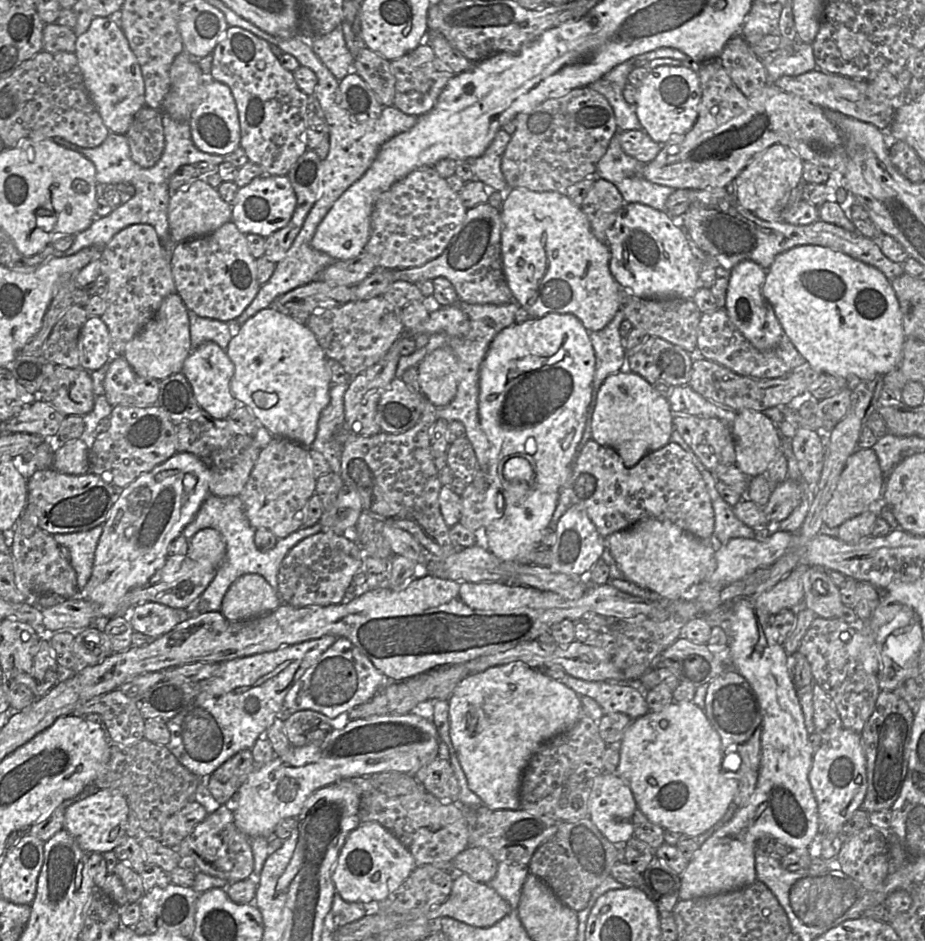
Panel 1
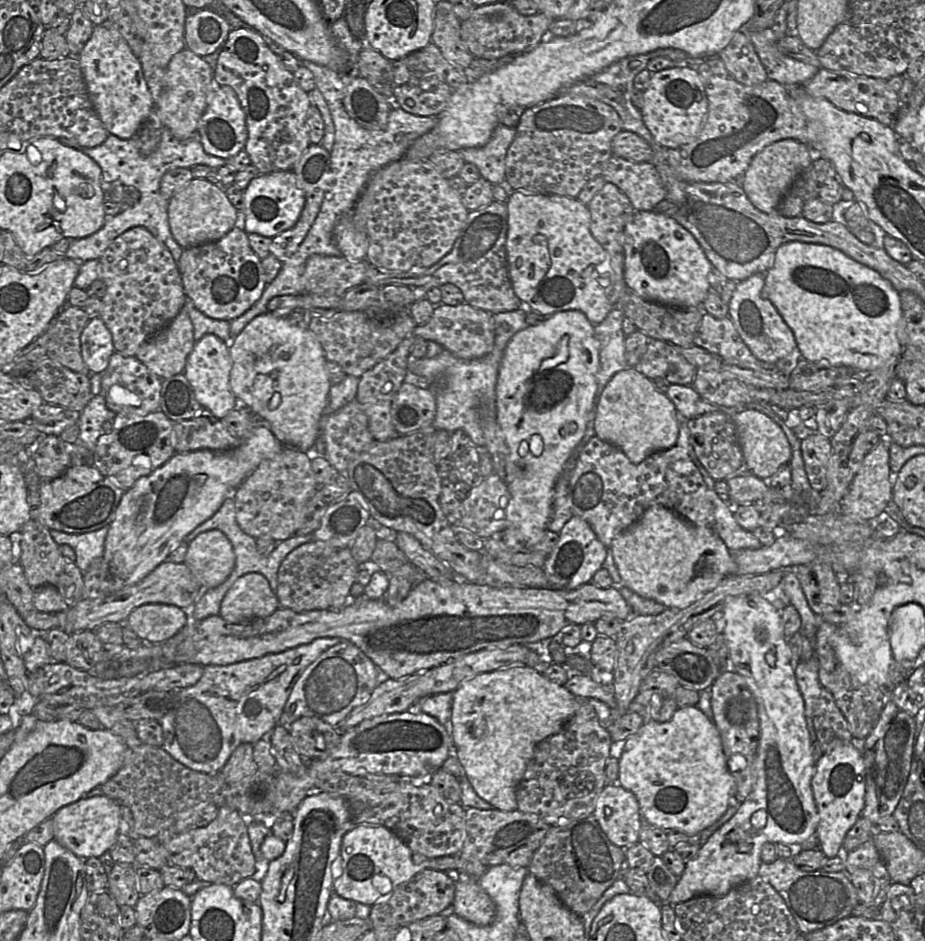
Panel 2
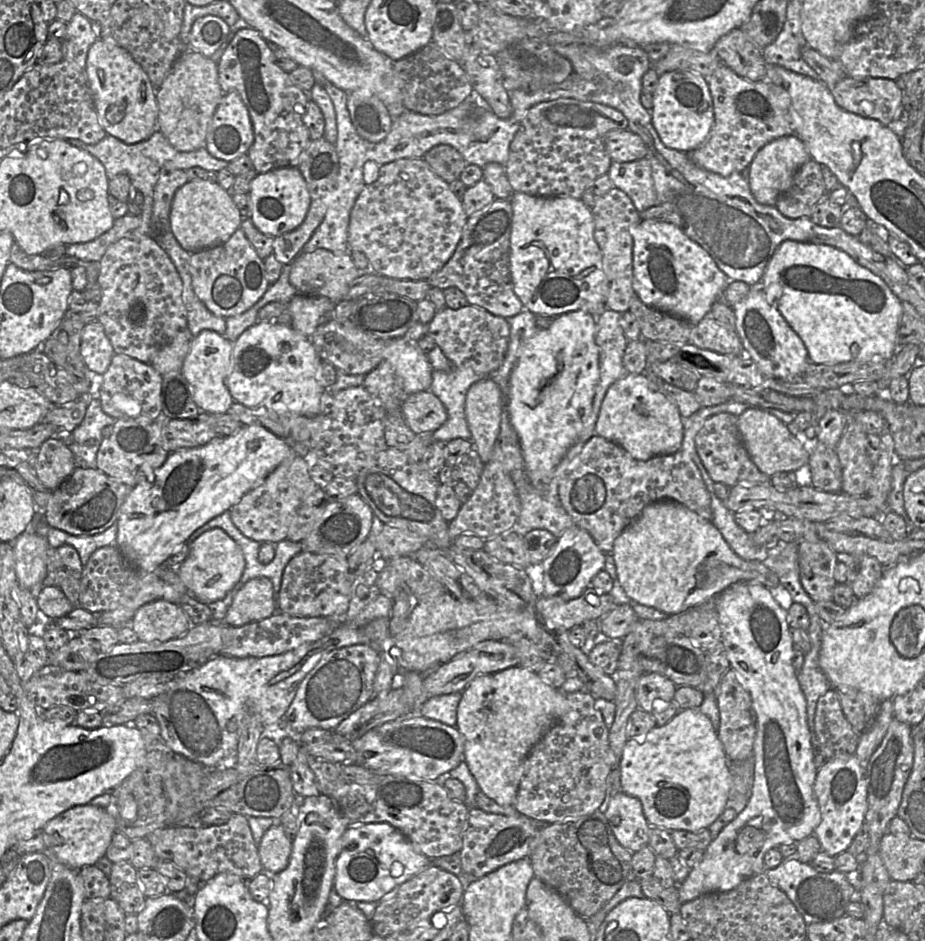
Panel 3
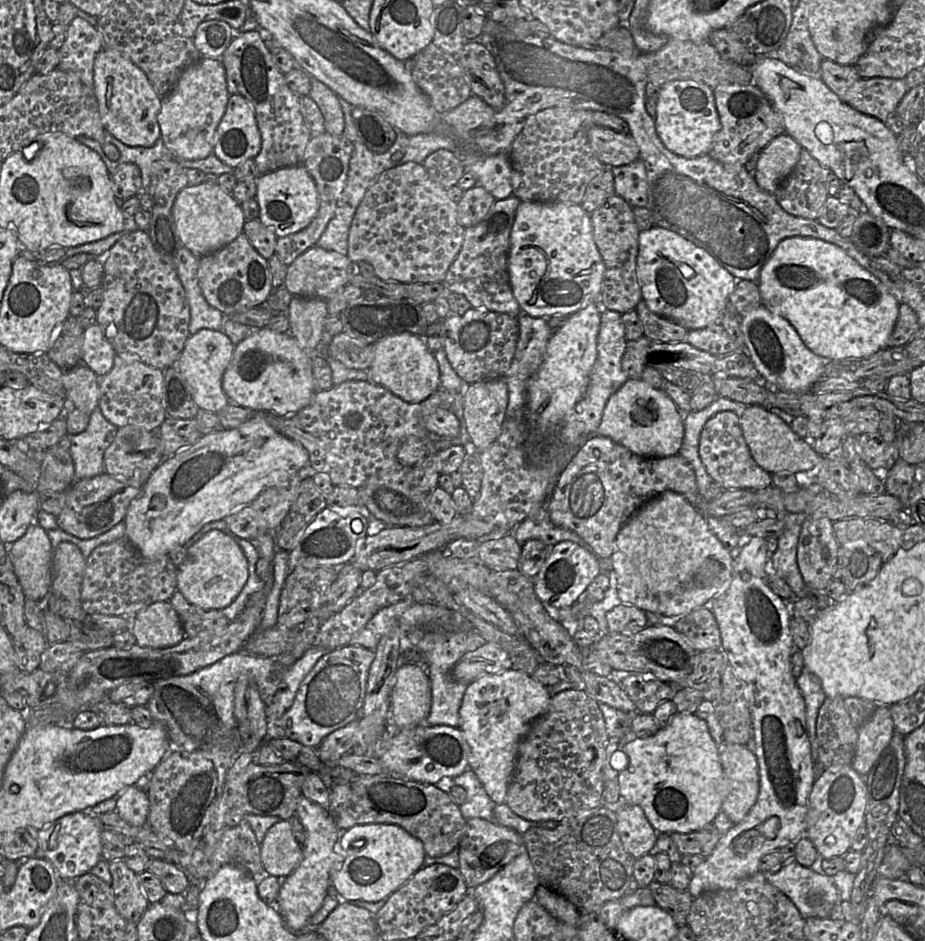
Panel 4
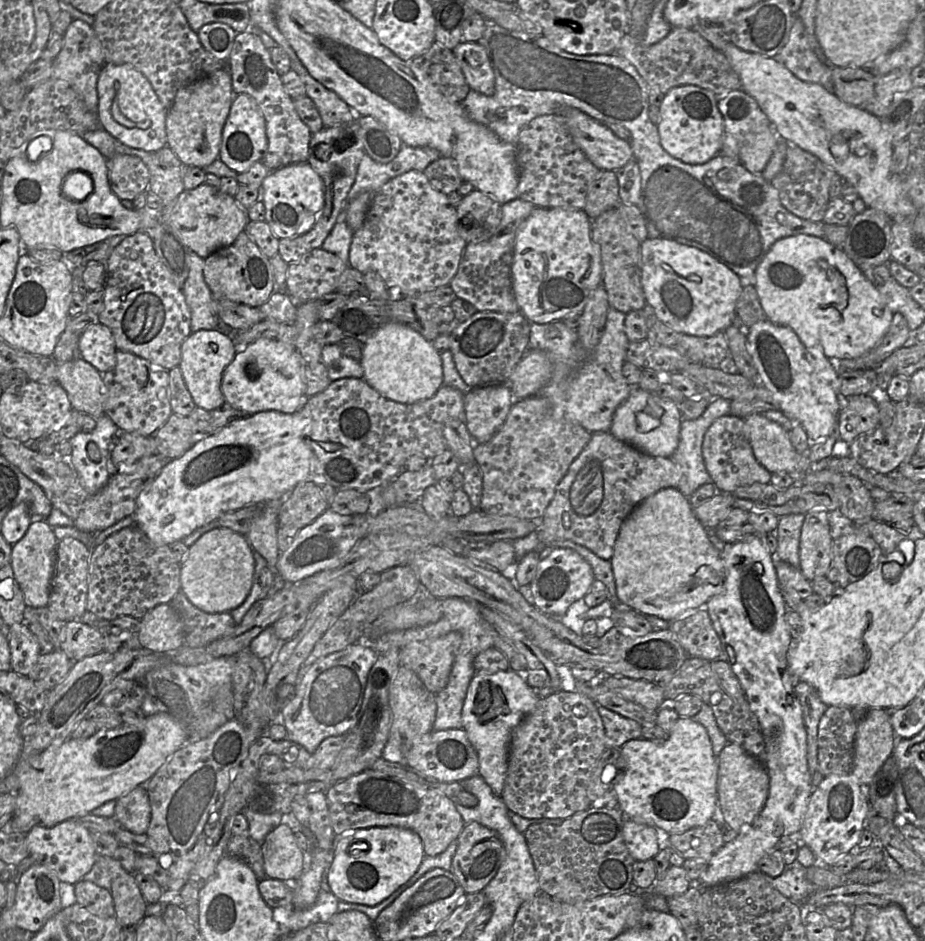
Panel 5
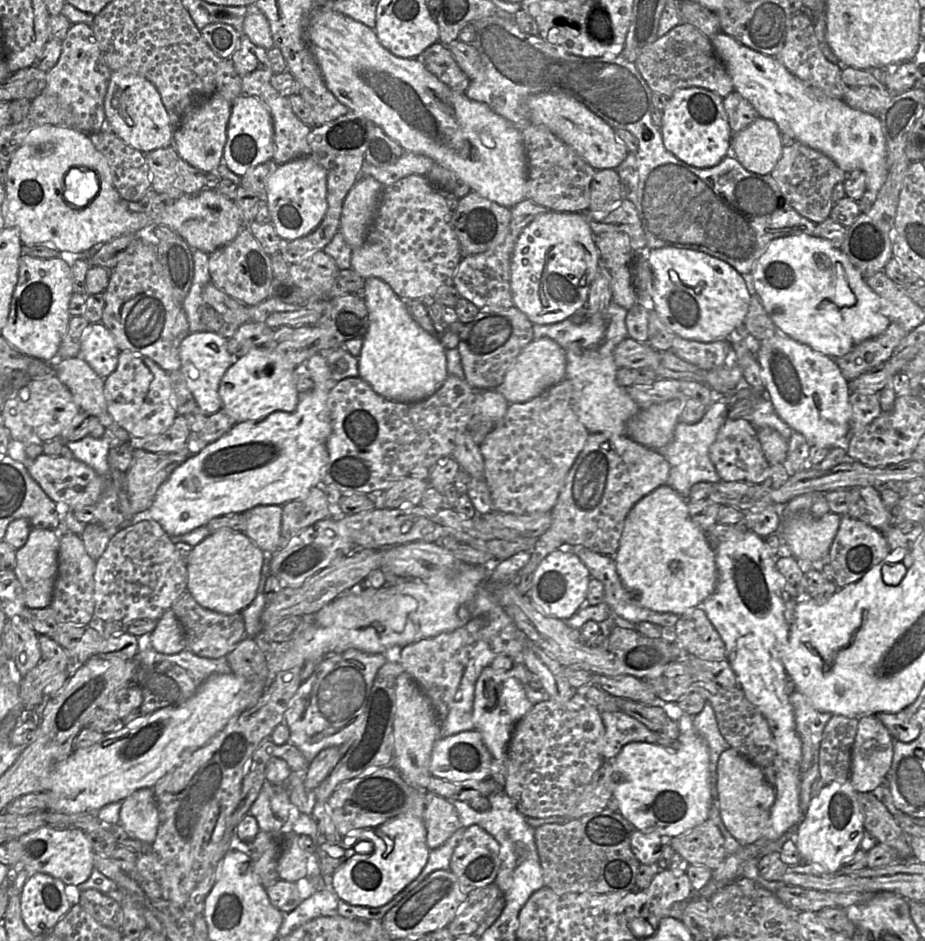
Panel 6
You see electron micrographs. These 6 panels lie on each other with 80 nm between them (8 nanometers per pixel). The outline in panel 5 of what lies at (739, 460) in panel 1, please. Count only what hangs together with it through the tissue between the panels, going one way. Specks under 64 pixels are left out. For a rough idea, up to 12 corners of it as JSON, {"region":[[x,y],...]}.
{"region":[[761,413],[744,419],[757,461],[770,473],[805,475],[806,454]]}

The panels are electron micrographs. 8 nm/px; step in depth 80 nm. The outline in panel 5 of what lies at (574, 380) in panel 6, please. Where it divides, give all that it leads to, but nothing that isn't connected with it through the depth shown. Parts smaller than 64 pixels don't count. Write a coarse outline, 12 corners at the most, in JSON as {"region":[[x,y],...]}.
{"region":[[609,308],[589,354],[576,329],[531,322],[528,349],[553,364],[545,396],[609,431],[631,386],[626,314]]}

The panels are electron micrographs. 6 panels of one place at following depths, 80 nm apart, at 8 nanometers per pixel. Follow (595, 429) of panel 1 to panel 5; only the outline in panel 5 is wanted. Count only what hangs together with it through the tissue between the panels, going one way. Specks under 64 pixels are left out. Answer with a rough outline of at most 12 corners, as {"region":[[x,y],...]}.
{"region":[[635,386],[609,431],[648,455],[679,444],[679,404]]}

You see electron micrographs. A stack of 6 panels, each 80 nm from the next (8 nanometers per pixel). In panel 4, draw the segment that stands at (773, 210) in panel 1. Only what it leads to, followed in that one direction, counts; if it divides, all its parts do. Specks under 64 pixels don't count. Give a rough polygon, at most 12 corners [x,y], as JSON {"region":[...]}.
{"region":[[787,133],[760,151],[753,173],[774,194],[798,163],[801,145]]}

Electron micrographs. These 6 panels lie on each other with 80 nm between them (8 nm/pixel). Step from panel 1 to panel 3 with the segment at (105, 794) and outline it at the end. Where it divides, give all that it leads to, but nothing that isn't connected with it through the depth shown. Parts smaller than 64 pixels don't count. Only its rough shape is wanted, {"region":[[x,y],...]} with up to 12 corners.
{"region":[[74,806],[42,829],[45,848],[74,870],[105,855],[111,809]]}

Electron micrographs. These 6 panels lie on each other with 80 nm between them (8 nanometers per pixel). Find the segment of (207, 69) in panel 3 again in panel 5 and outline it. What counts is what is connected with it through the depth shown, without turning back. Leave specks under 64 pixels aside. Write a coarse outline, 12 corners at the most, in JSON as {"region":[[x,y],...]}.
{"region":[[226,67],[179,89],[166,116],[181,162],[220,159],[235,93]]}

